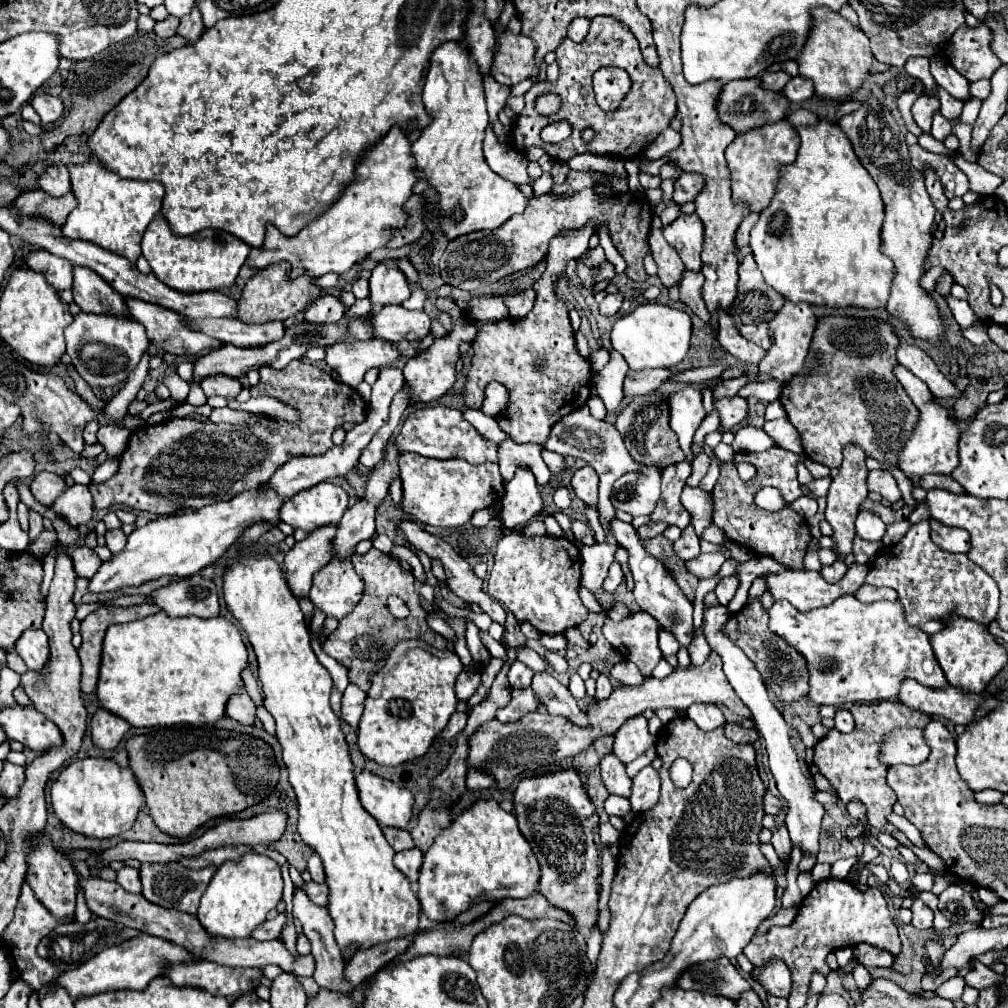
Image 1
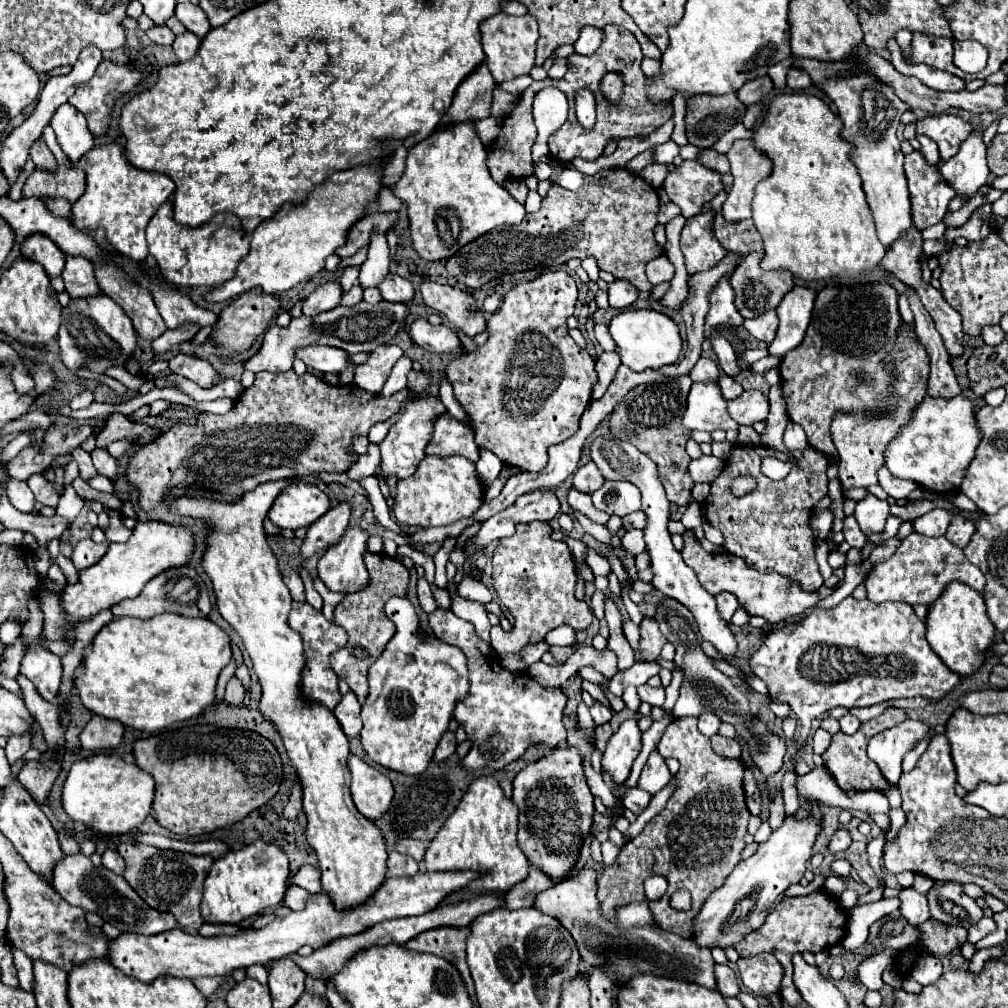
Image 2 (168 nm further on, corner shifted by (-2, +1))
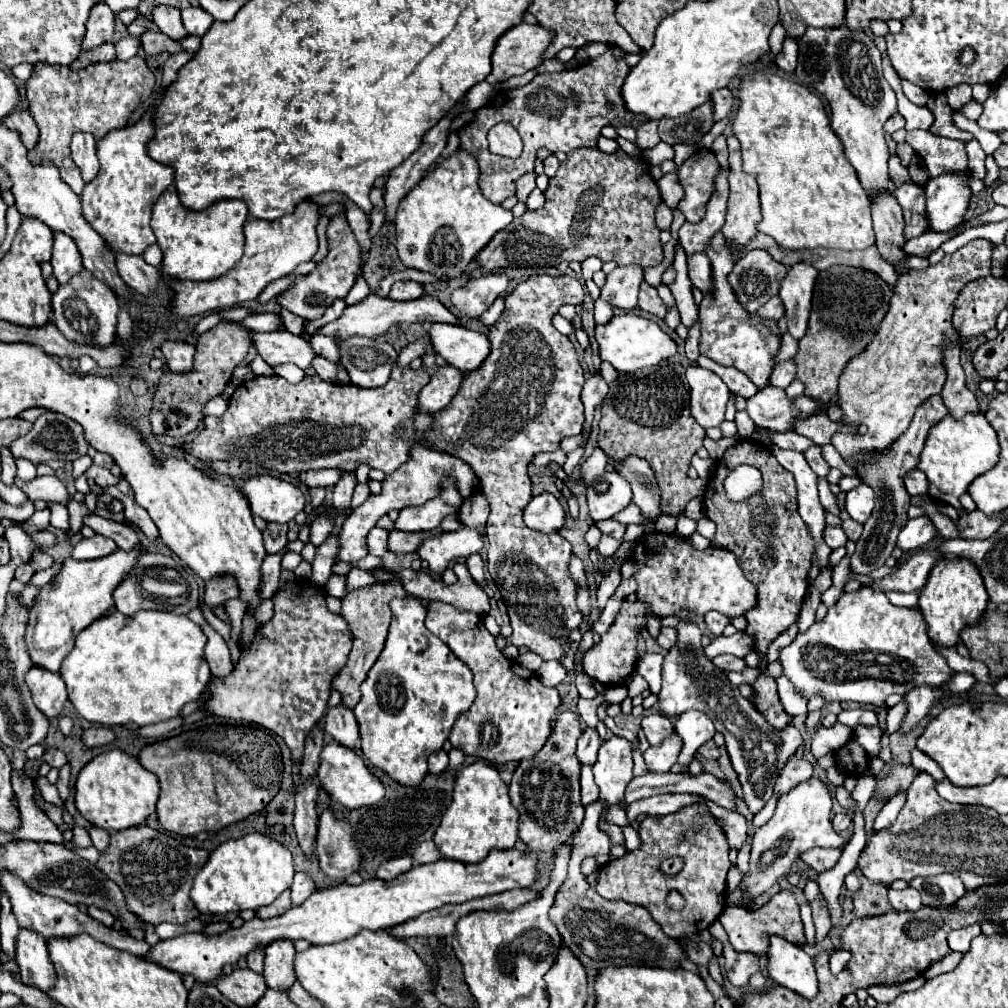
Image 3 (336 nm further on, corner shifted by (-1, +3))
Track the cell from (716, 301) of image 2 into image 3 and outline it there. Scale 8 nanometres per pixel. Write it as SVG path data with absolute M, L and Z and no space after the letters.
M705 253L693 255L687 259L687 265L689 265L689 279L693 287L701 289L703 295L711 295L713 293L713 279L711 279L713 271L711 271L707 255Z

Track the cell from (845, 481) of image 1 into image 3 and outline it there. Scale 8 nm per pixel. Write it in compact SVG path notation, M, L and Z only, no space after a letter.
M975 239L975 241L967 243L965 247L961 247L959 251L955 251L953 255L945 255L941 263L929 265L929 269L925 269L925 271L909 271L909 273L899 275L899 281L897 281L897 285L895 285L895 289L893 289L893 297L891 297L889 311L887 311L887 315L885 315L885 319L883 319L883 323L881 323L877 335L873 337L873 341L867 345L867 349L865 349L863 353L859 353L857 357L853 357L853 359L847 363L845 371L843 371L841 377L839 377L839 389L837 389L837 397L839 397L839 399L837 399L837 405L839 405L839 409L843 411L843 417L841 417L839 423L843 423L843 425L857 425L857 427L859 427L859 433L843 433L843 431L837 431L837 433L831 437L831 445L841 453L843 459L857 459L857 463L863 463L863 461L859 461L859 459L865 457L865 455L885 455L885 453L889 453L893 441L897 441L897 437L901 437L901 433L905 433L905 429L909 427L915 409L917 409L927 397L931 397L931 395L935 395L935 393L941 393L943 383L945 383L945 369L943 369L943 351L941 351L941 345L943 345L945 339L959 339L957 331L955 331L953 325L951 325L953 301L957 299L957 293L961 291L961 287L963 287L965 283L975 281L975 279L979 279L979 277L987 277L987 275L989 275L989 269L991 269L991 243L989 243L987 239Z

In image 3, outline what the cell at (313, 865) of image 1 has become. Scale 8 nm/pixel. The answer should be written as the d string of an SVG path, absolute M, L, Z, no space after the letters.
M295 873L293 885L291 885L291 899L293 905L301 905L311 893L315 891L315 883L307 873Z

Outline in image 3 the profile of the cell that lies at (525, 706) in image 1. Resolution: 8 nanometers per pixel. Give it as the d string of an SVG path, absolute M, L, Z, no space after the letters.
M431 601L425 625L445 641L475 675L477 699L469 711L457 717L449 735L453 747L459 747L463 753L475 755L491 765L535 757L553 731L551 723L561 705L557 689L545 687L535 673L521 667L517 661L507 659L497 649L495 637L485 629L483 619L475 613L461 613L453 605Z

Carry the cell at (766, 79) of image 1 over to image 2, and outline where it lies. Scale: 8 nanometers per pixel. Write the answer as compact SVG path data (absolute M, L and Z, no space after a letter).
M768 75L758 77L758 79L750 79L746 81L738 91L736 97L744 103L744 105L754 105L758 103L766 93L772 91L772 79Z

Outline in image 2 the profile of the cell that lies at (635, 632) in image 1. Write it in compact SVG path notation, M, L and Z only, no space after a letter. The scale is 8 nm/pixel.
M642 619L640 633L642 633L640 651L644 655L644 661L656 659L660 655L660 649L666 645L666 637L660 633L658 623L654 619Z

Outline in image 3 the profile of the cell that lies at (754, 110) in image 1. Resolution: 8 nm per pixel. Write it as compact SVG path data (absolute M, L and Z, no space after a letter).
M705 103L677 119L663 117L659 121L659 137L669 145L675 143L697 145L703 139L703 135L711 131L713 125L715 125L713 103Z

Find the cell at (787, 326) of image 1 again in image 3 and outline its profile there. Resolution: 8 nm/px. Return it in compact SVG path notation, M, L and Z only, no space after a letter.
M797 263L789 269L789 275L781 283L779 297L785 305L785 319L787 319L789 333L795 339L801 339L807 331L815 277L817 277L815 267L807 263Z

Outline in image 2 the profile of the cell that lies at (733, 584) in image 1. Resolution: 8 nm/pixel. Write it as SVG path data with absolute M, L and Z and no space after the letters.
M722 593L722 595L716 595L716 607L718 607L720 617L722 617L724 621L730 621L732 615L734 615L734 611L738 609L738 601L734 599L734 595Z

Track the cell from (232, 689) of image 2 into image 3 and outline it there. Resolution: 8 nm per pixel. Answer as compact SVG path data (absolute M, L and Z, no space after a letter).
M205 623L201 627L207 635L207 645L205 645L205 657L209 661L209 667L211 667L211 673L219 679L225 679L229 677L229 673L233 673L235 665L231 663L231 657L229 657L229 647L225 643L225 639L209 625Z

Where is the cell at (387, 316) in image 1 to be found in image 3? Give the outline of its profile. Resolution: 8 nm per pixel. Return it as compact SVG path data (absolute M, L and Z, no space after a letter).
M433 323L429 337L435 353L463 373L477 369L489 355L487 335L469 331L459 325Z

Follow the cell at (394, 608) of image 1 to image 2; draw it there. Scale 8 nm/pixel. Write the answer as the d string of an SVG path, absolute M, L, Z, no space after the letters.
M392 597L386 603L386 616L396 625L396 633L380 659L368 671L370 693L362 705L362 745L366 755L392 771L420 775L432 761L434 749L448 731L456 703L470 689L464 653L434 635L420 639L420 621L406 597Z

